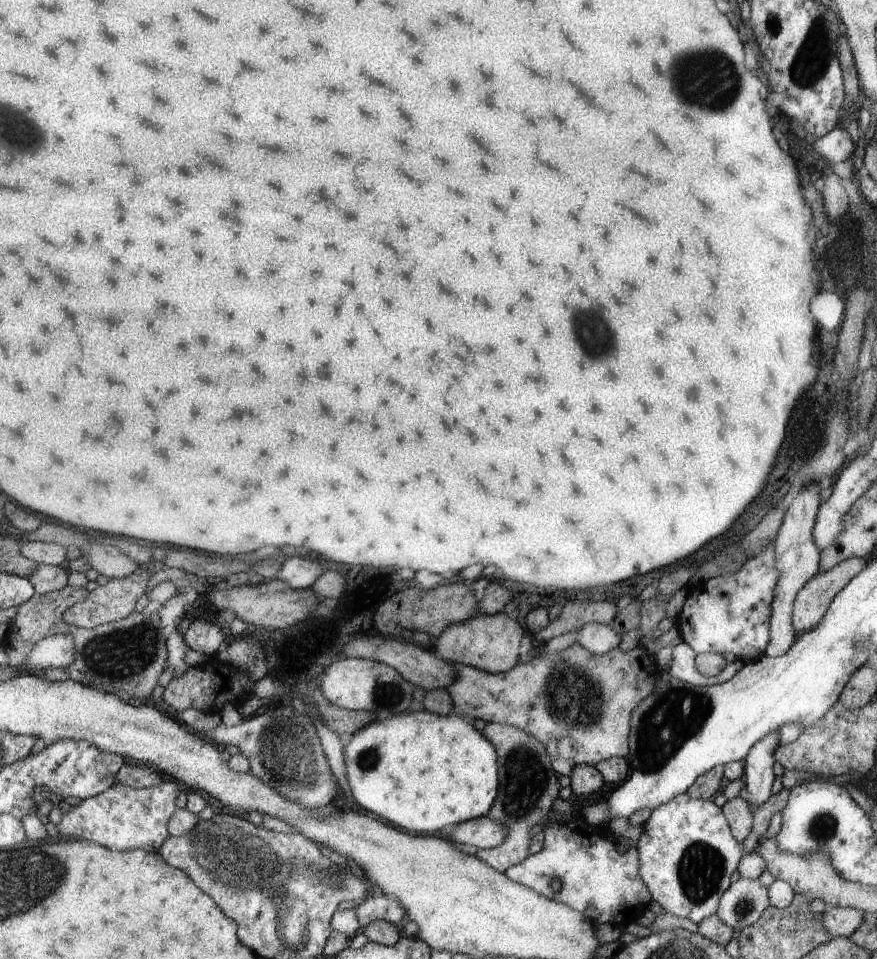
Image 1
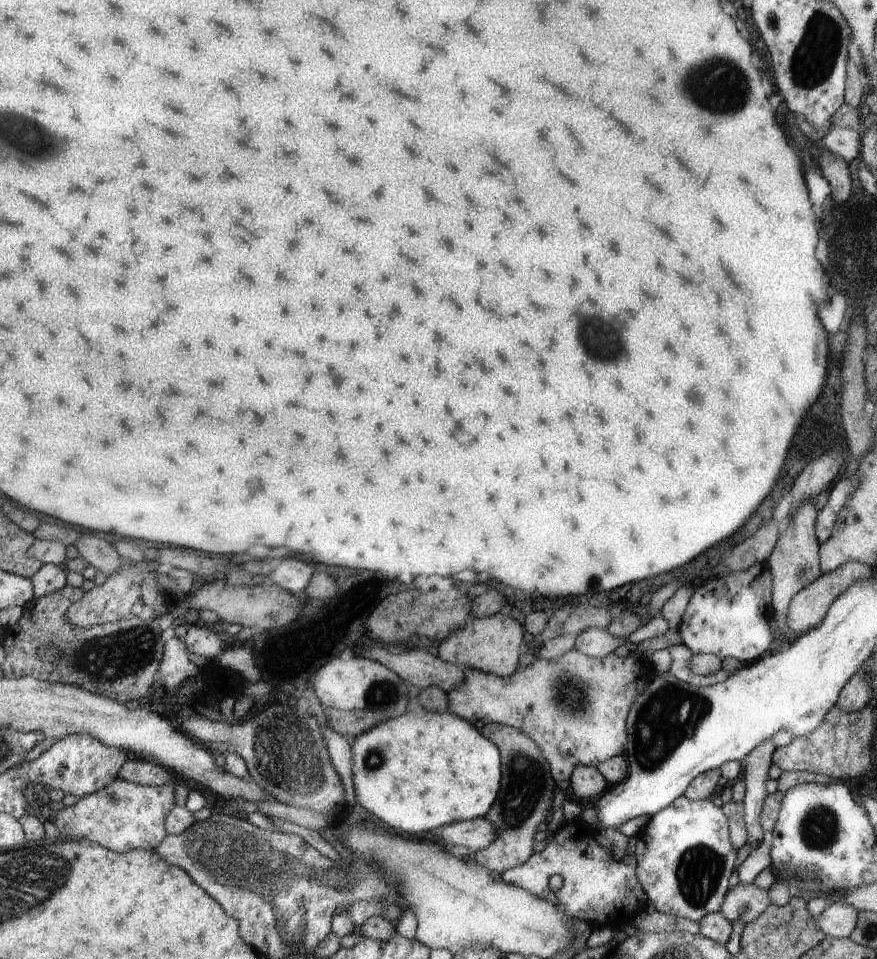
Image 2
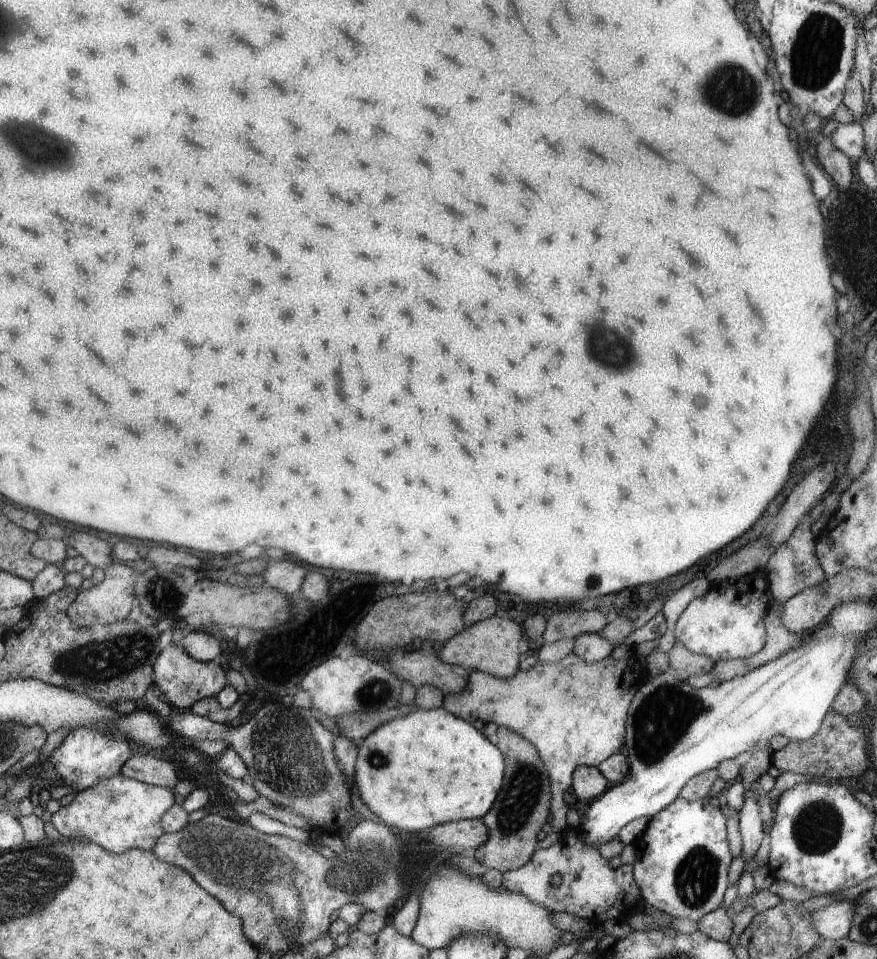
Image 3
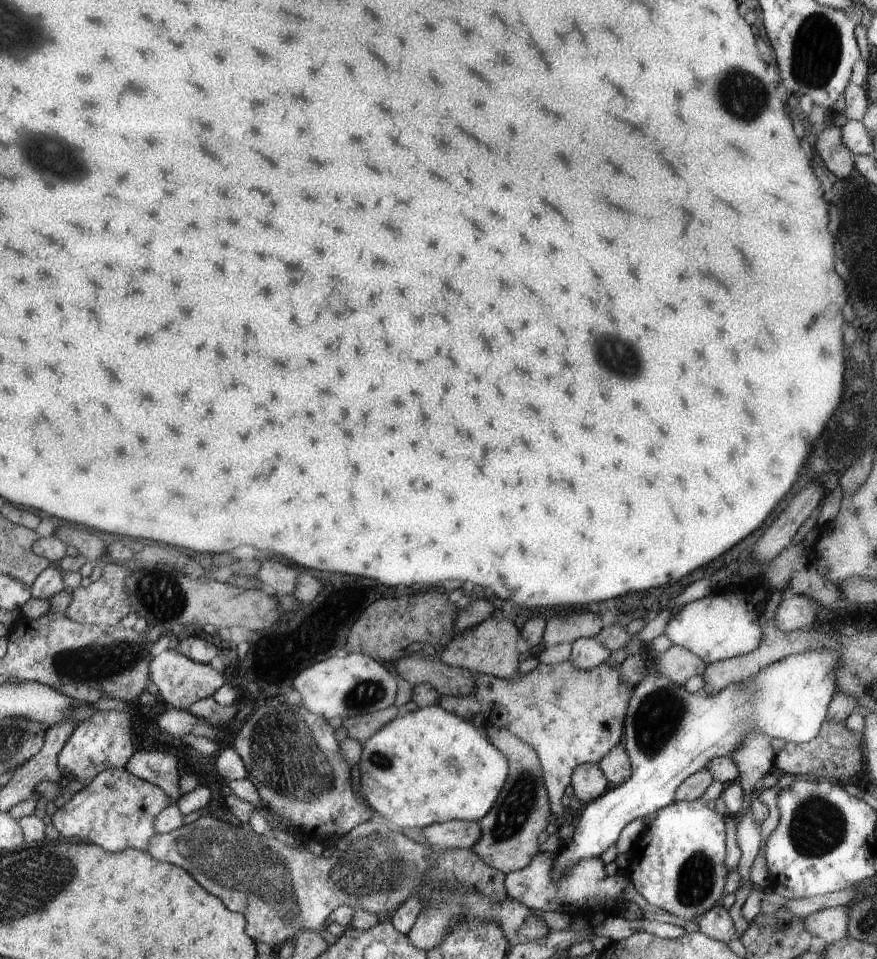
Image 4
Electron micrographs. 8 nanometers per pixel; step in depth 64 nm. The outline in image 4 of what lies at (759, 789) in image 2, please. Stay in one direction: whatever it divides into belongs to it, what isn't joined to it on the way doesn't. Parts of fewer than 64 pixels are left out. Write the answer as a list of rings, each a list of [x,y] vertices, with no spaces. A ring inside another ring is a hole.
[[[751,810],[745,812],[745,816],[739,820],[737,830],[735,830],[735,838],[737,838],[737,846],[741,850],[741,860],[739,860],[739,888],[751,888],[751,880],[749,880],[749,868],[753,858],[757,856],[759,848],[761,848],[761,840],[759,840],[759,824],[753,820]]]

